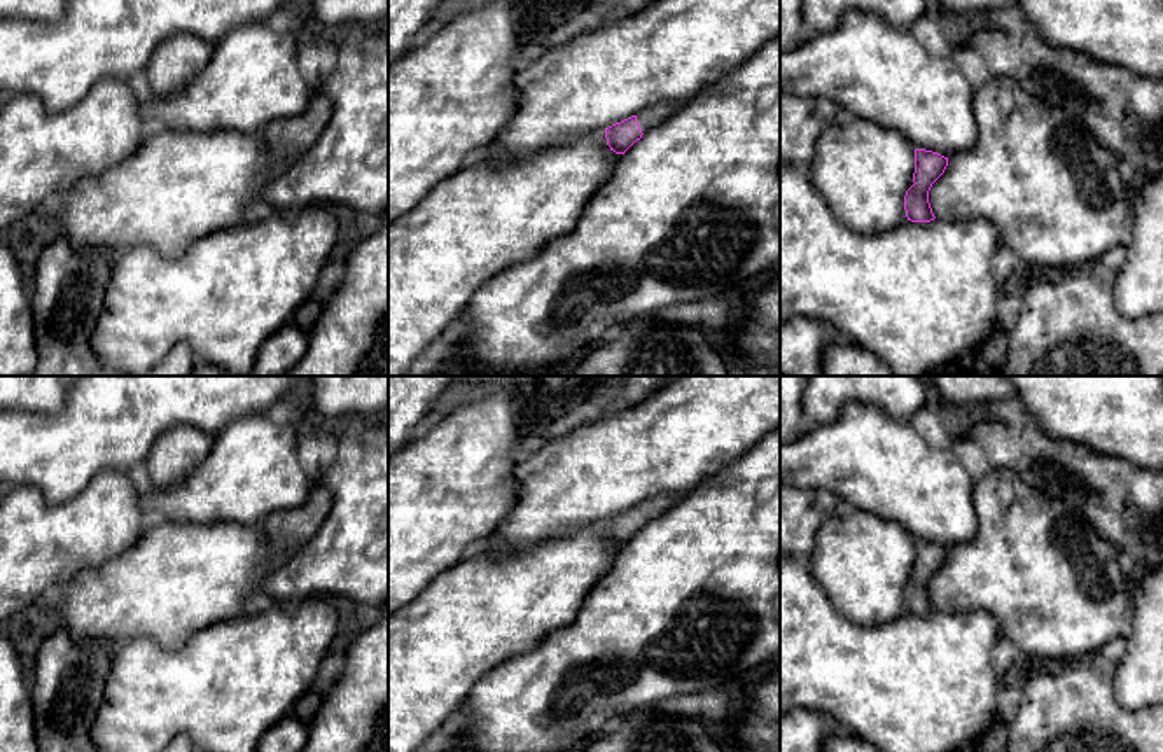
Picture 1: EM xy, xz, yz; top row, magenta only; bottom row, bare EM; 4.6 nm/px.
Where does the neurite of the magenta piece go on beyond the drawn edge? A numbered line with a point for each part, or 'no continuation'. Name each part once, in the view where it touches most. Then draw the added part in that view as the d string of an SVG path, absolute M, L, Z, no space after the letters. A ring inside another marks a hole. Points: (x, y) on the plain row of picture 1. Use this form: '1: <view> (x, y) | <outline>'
1: xz (649, 509) | M661 493L637 505L642 525L659 518L668 507L684 498L684 493Z

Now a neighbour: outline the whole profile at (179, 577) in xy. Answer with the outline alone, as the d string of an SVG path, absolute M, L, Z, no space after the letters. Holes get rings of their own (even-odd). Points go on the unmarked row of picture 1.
M164 521L145 530L136 544L117 558L73 575L66 582L66 598L54 610L59 616L59 624L73 638L103 640L119 647L147 637L166 651L178 651L201 630L243 616L247 600L262 591L266 577L290 554L292 551L275 551L261 526Z

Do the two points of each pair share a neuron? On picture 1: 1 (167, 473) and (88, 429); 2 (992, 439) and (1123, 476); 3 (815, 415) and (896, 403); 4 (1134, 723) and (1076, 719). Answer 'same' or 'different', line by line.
1: different
2: same
3: same
4: same

